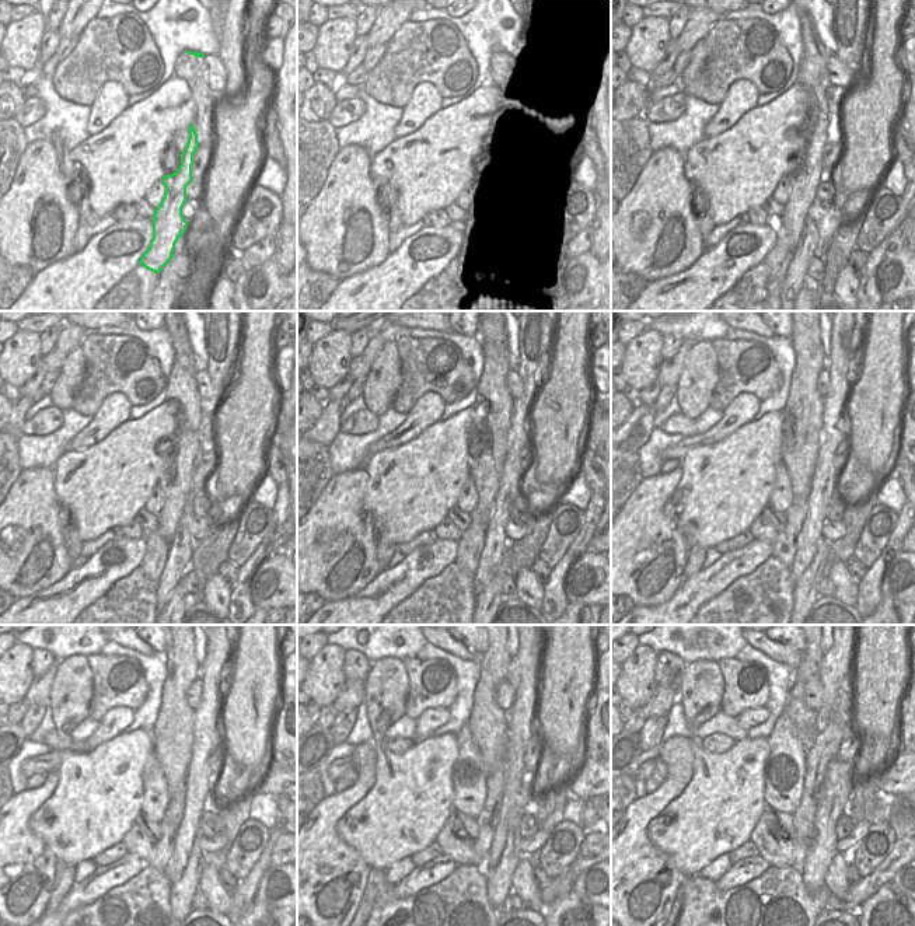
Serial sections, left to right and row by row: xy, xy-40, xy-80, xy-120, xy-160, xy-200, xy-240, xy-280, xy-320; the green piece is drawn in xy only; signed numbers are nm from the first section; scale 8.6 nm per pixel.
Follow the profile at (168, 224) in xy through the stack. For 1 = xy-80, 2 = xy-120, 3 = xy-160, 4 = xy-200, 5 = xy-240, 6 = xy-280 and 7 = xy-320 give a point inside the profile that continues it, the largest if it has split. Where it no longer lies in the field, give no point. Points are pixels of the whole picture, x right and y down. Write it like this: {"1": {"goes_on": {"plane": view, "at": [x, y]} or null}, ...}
{"1": {"goes_on": {"plane": "xy-80", "at": [806, 174]}}, "2": {"goes_on": {"plane": "xy-120", "at": [175, 481]}}, "3": {"goes_on": {"plane": "xy-160", "at": [486, 450]}}, "4": {"goes_on": {"plane": "xy-200", "at": [800, 439]}}, "5": {"goes_on": {"plane": "xy-240", "at": [173, 734]}}, "6": {"goes_on": {"plane": "xy-280", "at": [488, 723]}}, "7": {"goes_on": {"plane": "xy-320", "at": [803, 717]}}}

